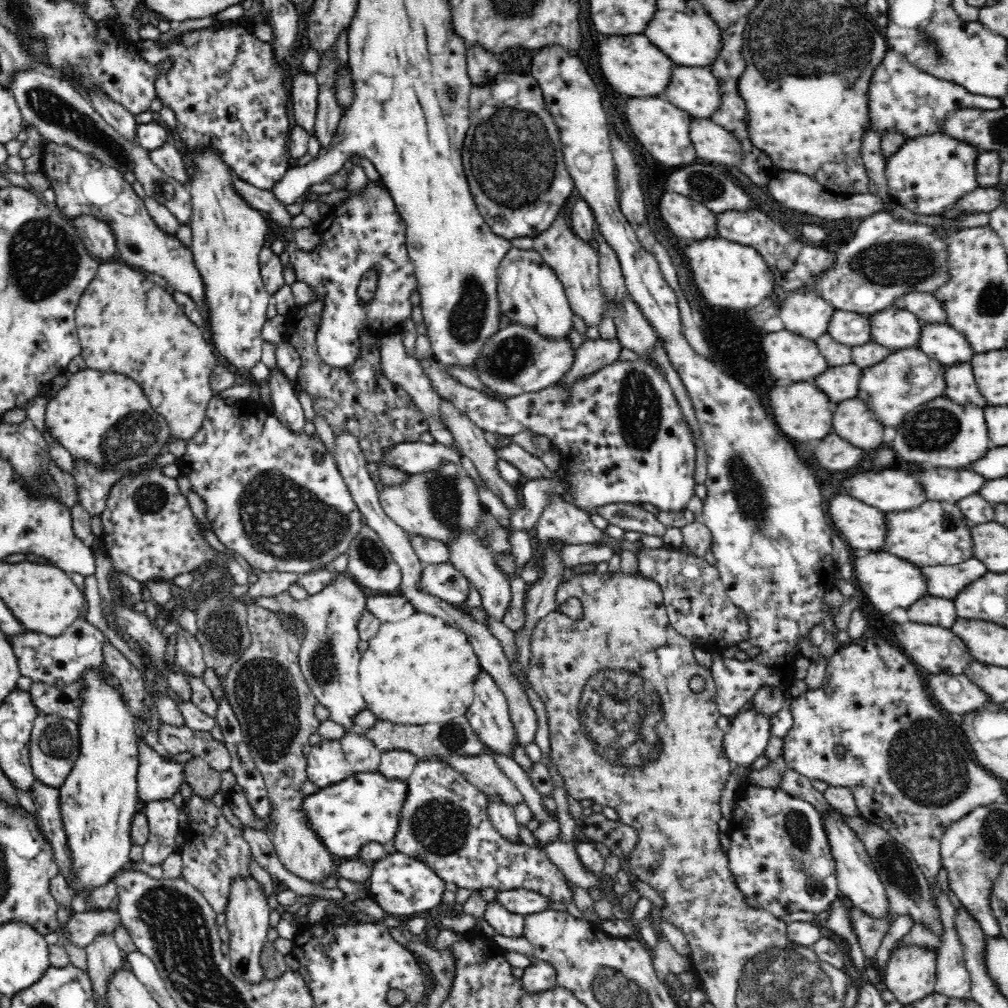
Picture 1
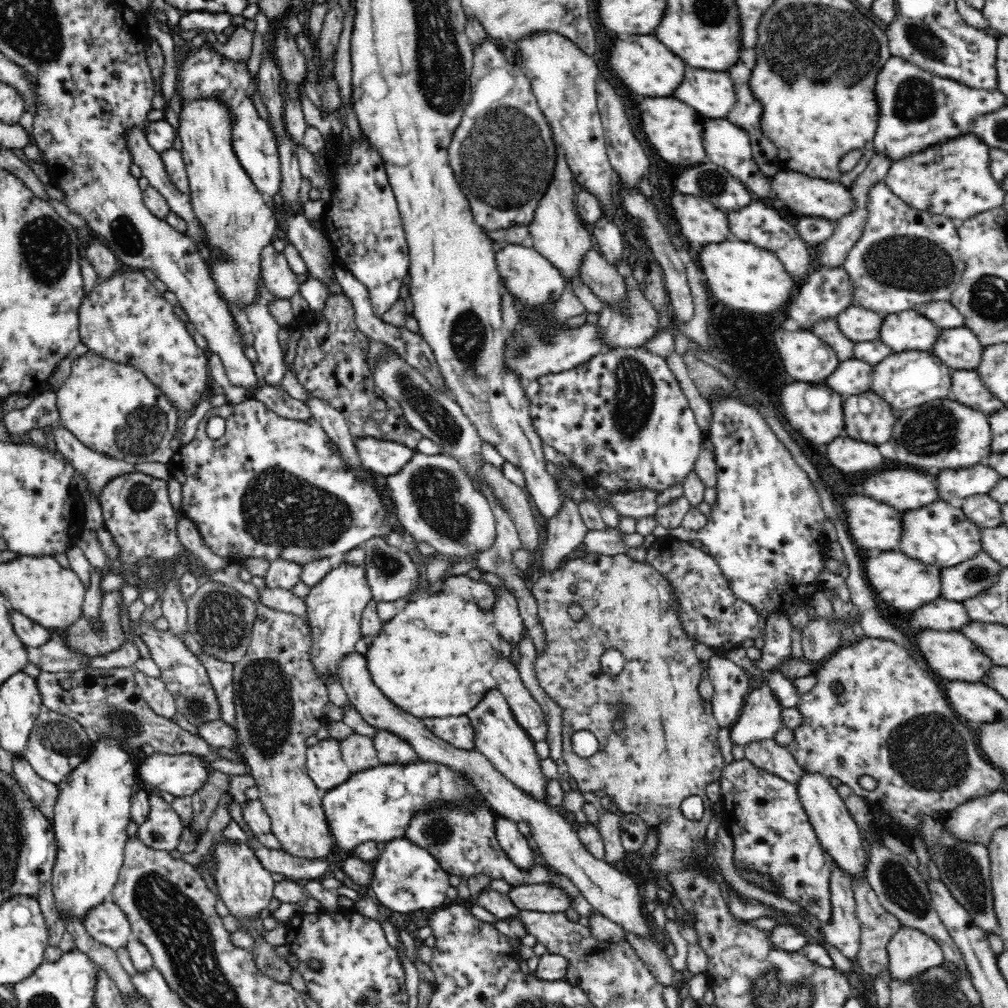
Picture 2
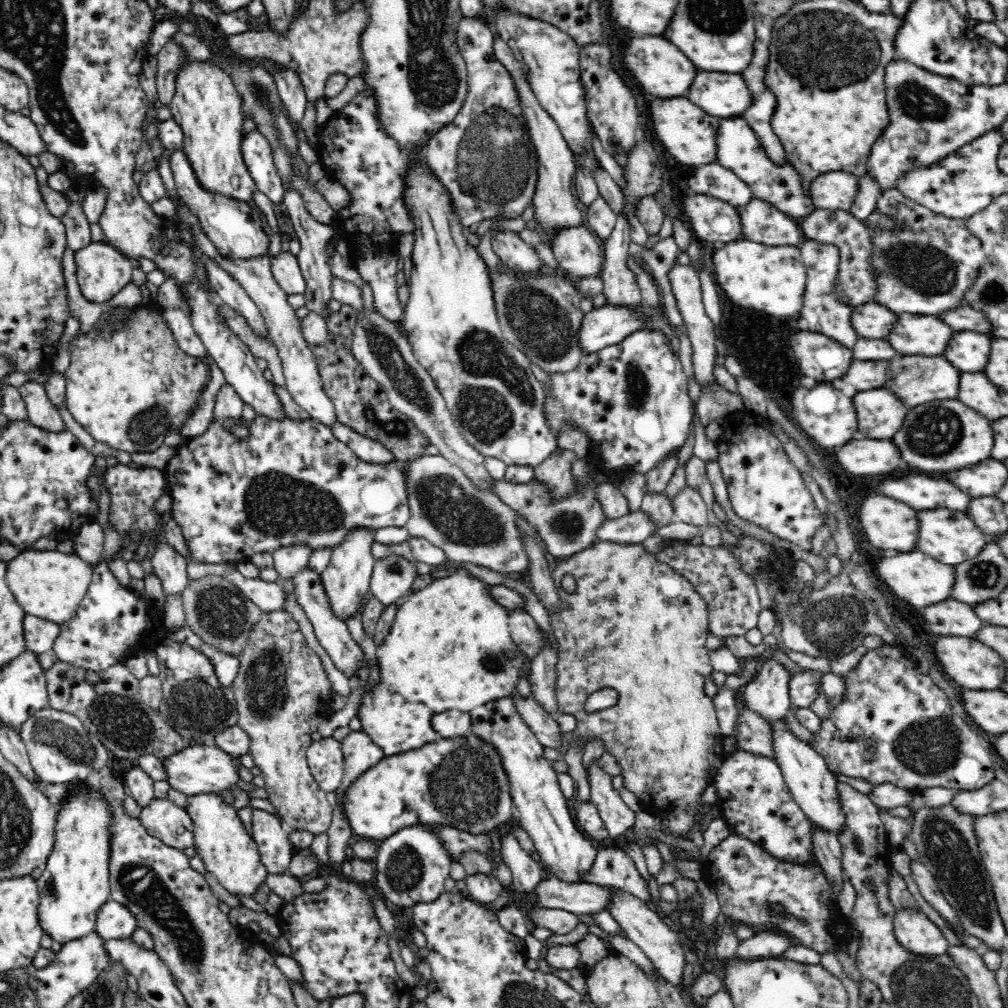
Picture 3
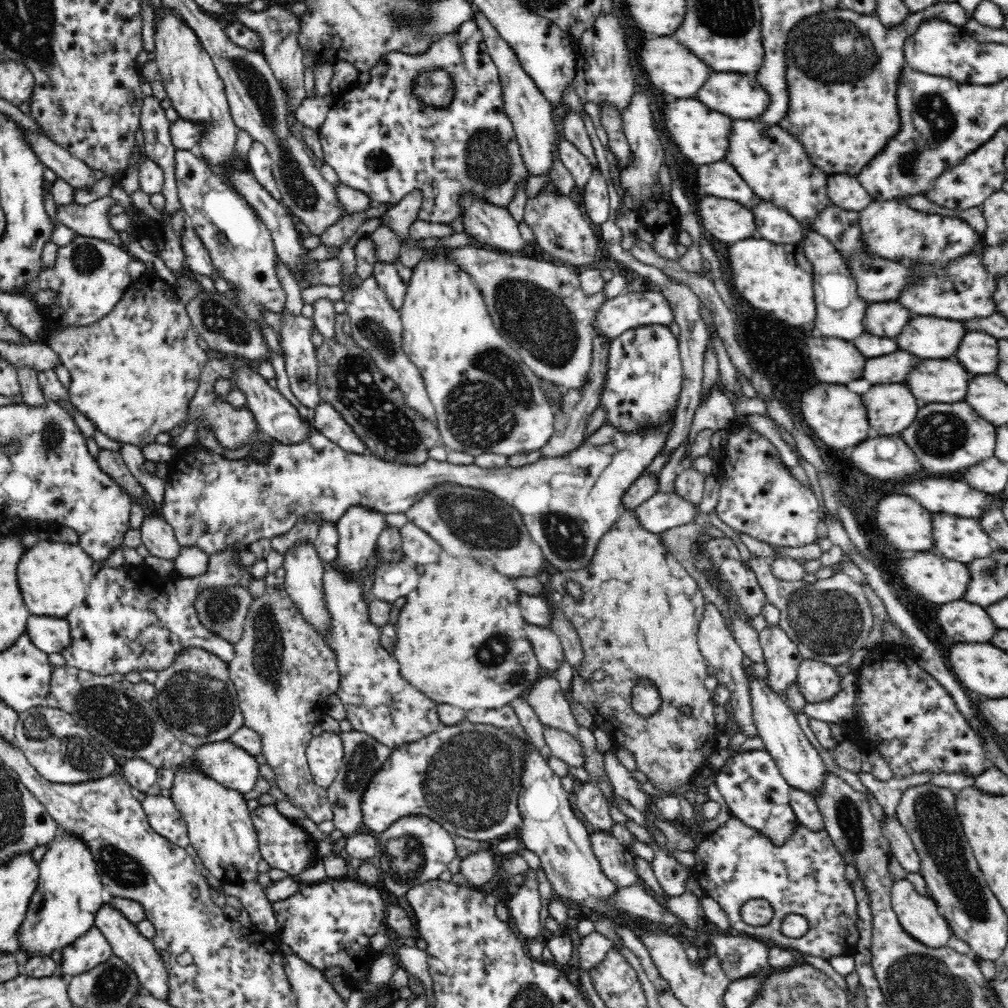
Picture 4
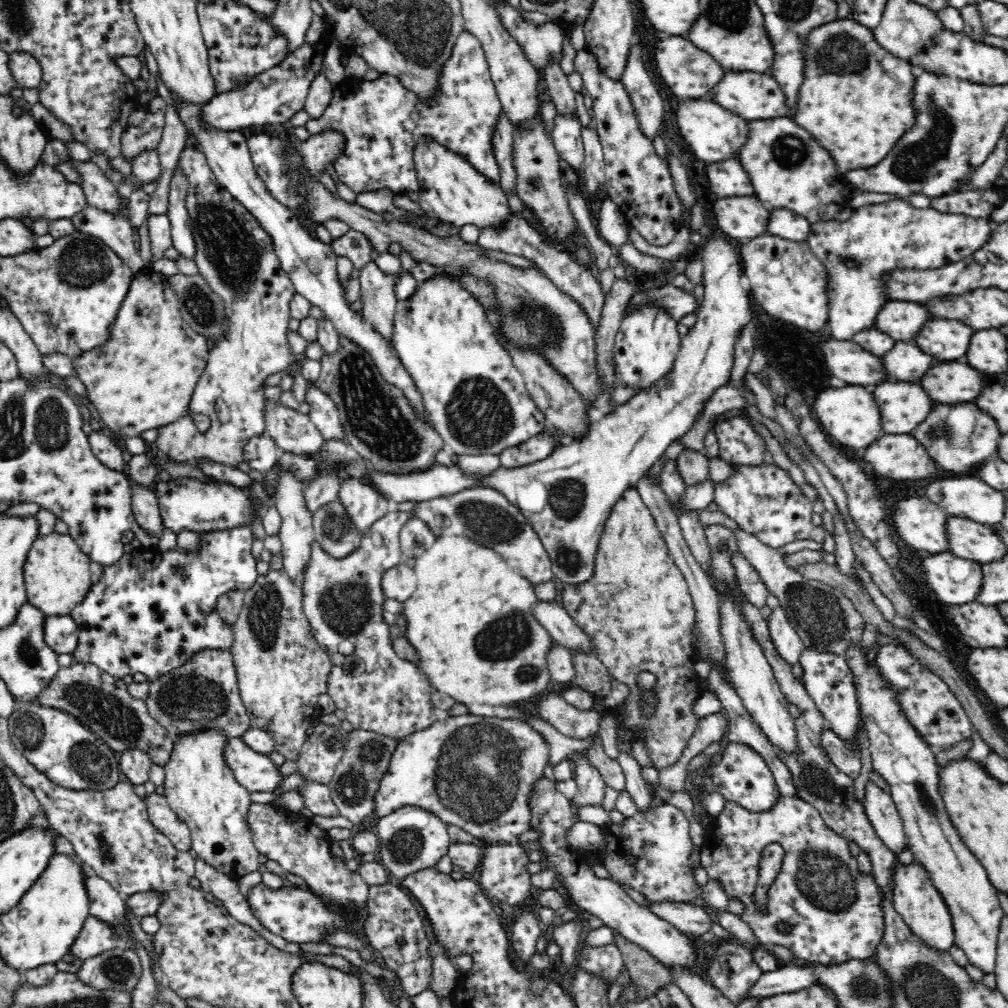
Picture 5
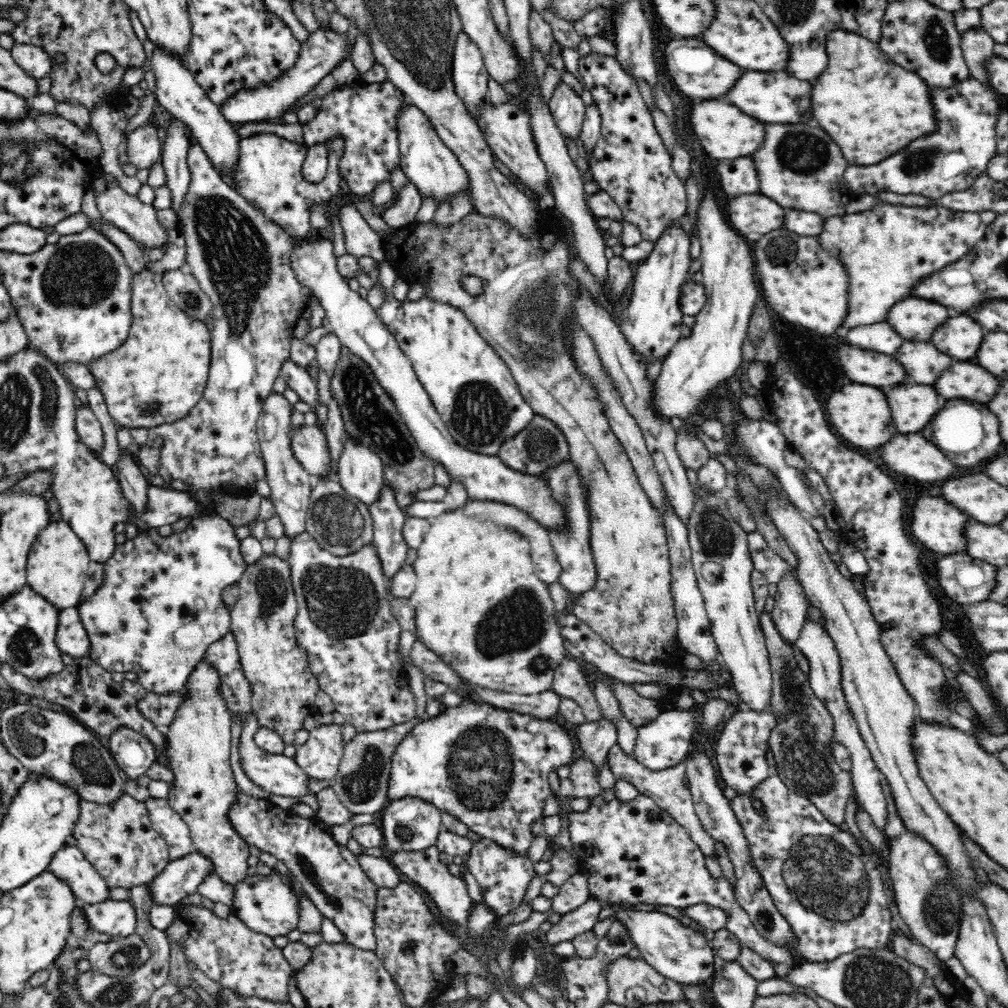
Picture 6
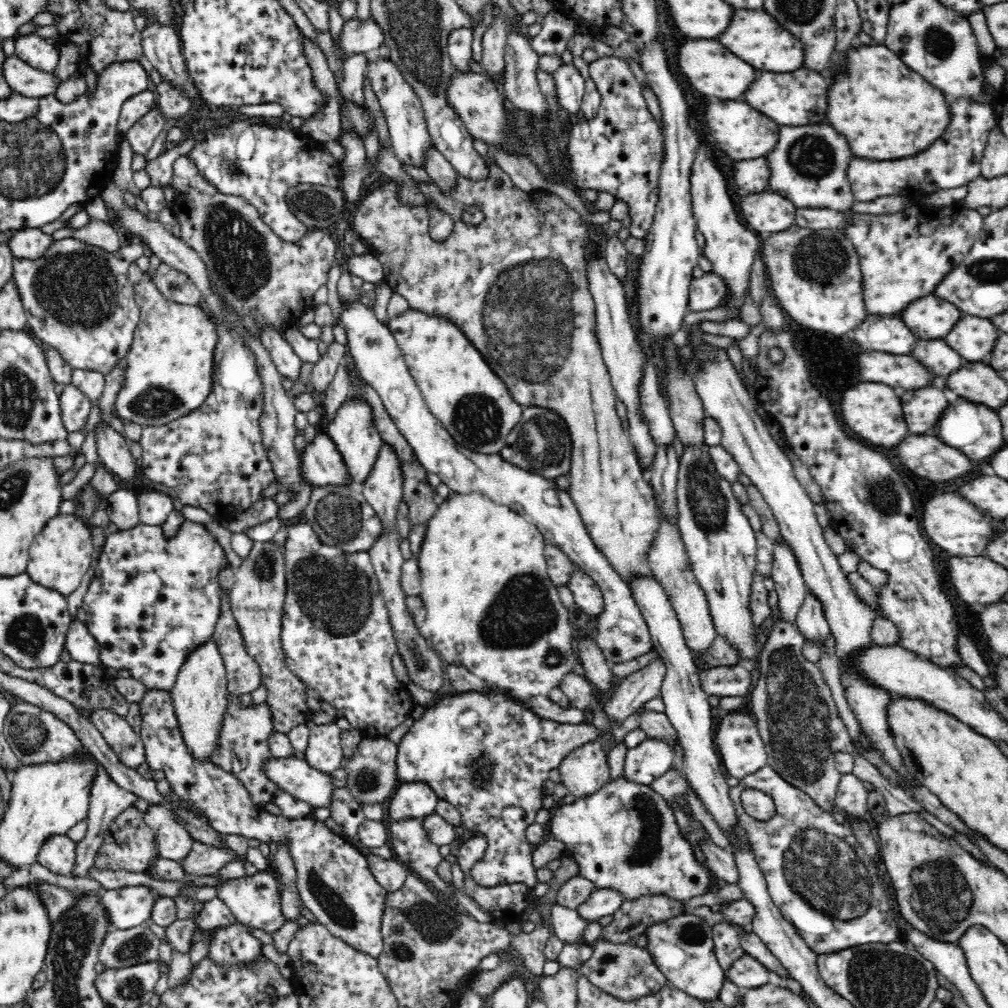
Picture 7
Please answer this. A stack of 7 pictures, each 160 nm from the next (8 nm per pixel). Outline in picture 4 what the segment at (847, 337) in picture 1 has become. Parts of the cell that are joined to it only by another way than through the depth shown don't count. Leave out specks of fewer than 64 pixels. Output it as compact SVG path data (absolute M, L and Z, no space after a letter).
M898 301L868 303L864 318L865 332L874 336L894 338L902 332L904 324L910 320L910 312L906 312Z

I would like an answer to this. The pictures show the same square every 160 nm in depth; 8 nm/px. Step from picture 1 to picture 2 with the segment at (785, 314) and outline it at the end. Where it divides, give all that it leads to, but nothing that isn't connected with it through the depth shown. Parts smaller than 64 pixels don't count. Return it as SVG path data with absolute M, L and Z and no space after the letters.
M842 267L814 271L800 286L792 299L787 303L786 312L792 320L800 324L800 331L812 332L820 320L836 318L840 312L852 305L853 285Z

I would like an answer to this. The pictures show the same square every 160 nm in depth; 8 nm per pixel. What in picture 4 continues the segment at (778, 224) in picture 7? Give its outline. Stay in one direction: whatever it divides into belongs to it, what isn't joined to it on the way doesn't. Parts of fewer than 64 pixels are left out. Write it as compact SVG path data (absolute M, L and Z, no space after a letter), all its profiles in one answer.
M706 196L698 202L697 208L703 230L722 242L738 242L755 236L752 211L734 200Z

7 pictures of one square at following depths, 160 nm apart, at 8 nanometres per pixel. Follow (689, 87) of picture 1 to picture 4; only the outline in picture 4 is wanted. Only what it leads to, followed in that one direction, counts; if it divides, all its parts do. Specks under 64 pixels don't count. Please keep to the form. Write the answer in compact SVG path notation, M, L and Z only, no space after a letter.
M712 72L710 80L698 92L698 100L710 110L728 114L730 118L758 118L768 108L766 92L746 74Z

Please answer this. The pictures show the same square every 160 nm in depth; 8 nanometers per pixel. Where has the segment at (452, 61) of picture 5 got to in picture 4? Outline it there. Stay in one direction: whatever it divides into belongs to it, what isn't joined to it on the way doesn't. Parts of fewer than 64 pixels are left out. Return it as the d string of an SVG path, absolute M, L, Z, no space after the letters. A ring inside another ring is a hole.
M474 18L466 20L464 24L460 24L454 32L445 34L437 43L432 43L430 48L424 54L420 54L420 56L412 54L408 55L396 51L388 52L386 57L383 57L382 60L378 61L369 70L369 73L370 79L366 84L353 85L351 88L344 90L344 92L334 95L332 106L328 111L326 120L322 123L322 126L316 130L324 152L324 163L334 168L340 183L345 184L350 188L361 190L364 194L368 195L368 199L370 199L368 209L380 205L385 205L387 208L391 208L398 204L398 202L400 202L400 200L407 194L410 194L410 192L420 190L423 197L416 219L418 219L418 221L426 221L432 224L438 223L450 225L457 218L460 218L460 216L463 218L465 208L463 208L461 202L463 201L463 198L468 195L474 195L476 196L476 199L482 199L482 201L486 201L486 203L490 205L507 208L517 192L520 189L525 188L531 173L525 165L512 121L509 119L509 116L505 111L499 70L490 57L484 35L478 28L478 23ZM436 66L445 68L446 72L450 73L455 84L453 102L445 109L434 109L434 107L424 105L424 103L418 101L418 99L414 97L414 93L412 93L412 89L410 89L416 72L420 72L420 70L433 70Z

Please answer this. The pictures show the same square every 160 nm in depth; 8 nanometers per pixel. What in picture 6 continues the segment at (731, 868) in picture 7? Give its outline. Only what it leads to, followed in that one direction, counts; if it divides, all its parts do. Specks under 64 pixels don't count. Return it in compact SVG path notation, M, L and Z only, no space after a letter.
M615 745L607 754L607 763L617 782L618 780L624 780L632 784L637 793L648 796L651 800L654 800L656 805L666 810L678 824L681 824L688 831L693 841L698 844L706 856L714 856L714 844L716 844L716 841L704 830L702 822L700 822L696 815L691 792L684 787L684 776L687 770L688 760L696 758L700 752L704 752L704 748L690 748L683 762L680 762L677 766L665 770L652 771L650 768L645 768L644 765L639 764L635 758L627 756L626 753Z

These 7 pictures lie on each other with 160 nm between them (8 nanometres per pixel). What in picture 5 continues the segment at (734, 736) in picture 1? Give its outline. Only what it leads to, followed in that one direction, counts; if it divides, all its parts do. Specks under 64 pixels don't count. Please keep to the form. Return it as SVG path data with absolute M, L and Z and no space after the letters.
M780 606L772 609L771 615L767 618L767 625L770 641L775 646L776 653L786 663L794 666L799 662L800 655L805 648L802 639L798 637L793 625L789 623L785 609Z

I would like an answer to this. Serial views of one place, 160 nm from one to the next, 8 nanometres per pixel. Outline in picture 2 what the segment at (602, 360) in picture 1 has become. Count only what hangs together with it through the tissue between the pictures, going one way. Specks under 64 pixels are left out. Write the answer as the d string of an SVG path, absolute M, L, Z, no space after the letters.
M622 262L617 268L617 272L622 274L626 279L626 287L628 287L627 308L629 308L630 315L623 316L620 309L612 309L612 307L604 307L600 312L598 323L600 343L605 350L612 350L617 348L640 347L646 340L654 337L660 328L658 322L658 312L654 309L654 305L643 295L642 286L634 279L634 274L630 270L628 262Z

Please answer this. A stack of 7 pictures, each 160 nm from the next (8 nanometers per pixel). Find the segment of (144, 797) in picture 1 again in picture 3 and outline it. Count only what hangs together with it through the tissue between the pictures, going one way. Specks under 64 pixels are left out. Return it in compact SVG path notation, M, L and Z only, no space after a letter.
M193 744L186 750L162 759L161 762L165 767L167 773L166 781L170 788L188 797L196 796L196 794L218 793L225 790L225 788L238 788L240 776L238 775L236 760L215 745Z

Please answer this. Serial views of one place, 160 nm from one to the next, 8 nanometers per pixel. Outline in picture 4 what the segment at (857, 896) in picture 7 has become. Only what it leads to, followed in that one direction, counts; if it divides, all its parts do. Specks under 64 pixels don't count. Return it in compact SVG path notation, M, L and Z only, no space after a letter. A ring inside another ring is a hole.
M731 817L724 827L716 830L692 851L695 856L693 869L704 874L700 886L706 896L720 905L734 930L773 946L828 960L855 953L859 938L856 899L846 882L847 864L826 829L812 832L799 823L786 844L774 846L760 831ZM750 899L770 901L773 917L766 926L752 926L742 920L741 908ZM788 914L800 914L808 919L809 929L805 935L794 939L782 933L780 926Z

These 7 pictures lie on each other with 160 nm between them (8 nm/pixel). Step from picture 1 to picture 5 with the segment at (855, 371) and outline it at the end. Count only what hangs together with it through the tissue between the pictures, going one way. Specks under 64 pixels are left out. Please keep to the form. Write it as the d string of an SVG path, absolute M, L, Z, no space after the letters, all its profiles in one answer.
M898 342L890 352L882 356L886 360L886 374L894 380L918 382L924 376L924 370L932 366L932 358L924 354L914 344Z

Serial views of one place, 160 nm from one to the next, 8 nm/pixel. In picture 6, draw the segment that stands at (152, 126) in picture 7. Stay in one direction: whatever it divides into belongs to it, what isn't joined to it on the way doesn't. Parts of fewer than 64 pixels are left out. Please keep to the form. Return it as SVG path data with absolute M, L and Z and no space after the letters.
M146 125L136 128L127 138L128 162L137 169L148 169L161 162L162 142L158 138L158 127Z

